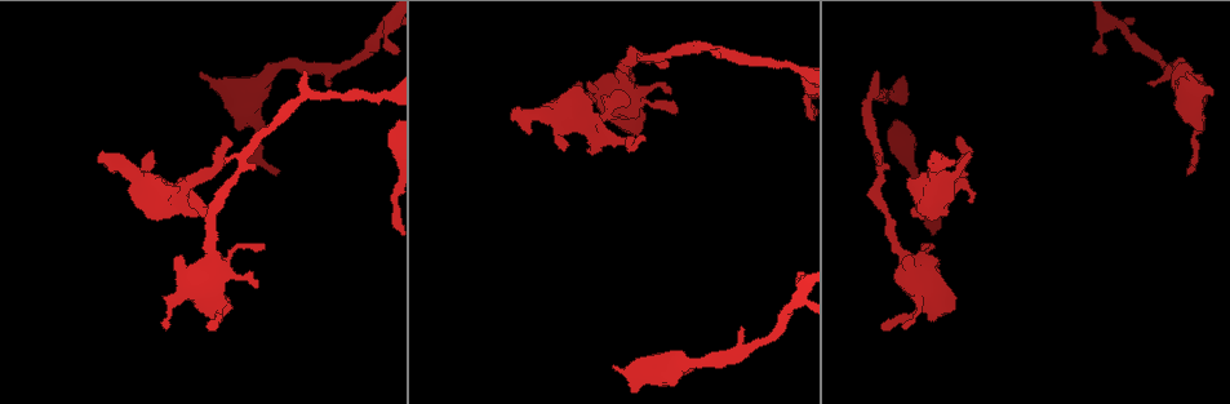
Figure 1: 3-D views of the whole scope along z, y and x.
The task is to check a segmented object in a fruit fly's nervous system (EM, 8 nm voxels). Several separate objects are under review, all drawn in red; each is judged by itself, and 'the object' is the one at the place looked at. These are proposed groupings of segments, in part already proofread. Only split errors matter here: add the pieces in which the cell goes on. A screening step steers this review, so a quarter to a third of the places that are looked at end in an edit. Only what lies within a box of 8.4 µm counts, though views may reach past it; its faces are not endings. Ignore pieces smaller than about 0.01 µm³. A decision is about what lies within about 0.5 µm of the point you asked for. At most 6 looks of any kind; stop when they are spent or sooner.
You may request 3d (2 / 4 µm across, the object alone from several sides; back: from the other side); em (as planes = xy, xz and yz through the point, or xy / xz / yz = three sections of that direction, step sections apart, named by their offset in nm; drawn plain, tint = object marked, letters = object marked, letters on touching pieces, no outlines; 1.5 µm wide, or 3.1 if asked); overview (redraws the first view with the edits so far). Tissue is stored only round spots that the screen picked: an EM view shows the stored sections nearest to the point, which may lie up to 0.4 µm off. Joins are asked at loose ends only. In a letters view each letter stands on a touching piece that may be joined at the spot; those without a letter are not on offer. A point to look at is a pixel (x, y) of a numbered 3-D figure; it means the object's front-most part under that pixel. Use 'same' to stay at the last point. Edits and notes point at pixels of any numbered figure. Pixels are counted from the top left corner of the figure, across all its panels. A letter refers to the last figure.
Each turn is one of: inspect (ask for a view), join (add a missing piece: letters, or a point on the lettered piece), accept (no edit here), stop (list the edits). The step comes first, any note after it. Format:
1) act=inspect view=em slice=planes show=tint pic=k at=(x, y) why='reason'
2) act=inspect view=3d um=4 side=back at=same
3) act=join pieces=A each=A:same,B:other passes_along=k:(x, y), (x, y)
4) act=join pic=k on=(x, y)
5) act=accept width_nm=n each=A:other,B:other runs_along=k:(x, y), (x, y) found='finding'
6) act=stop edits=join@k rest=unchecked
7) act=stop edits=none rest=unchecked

act=inspect view=3d um=4 pic=1 at=(589, 150) why='free end'

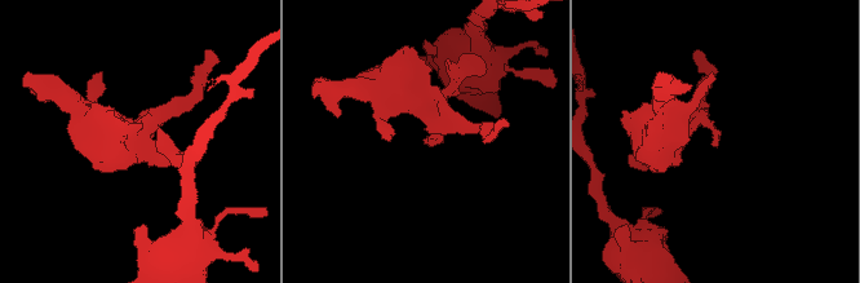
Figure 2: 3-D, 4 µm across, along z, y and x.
act=inspect view=em slice=planes show=letters pic=2 at=(426, 142) why='now the EM'

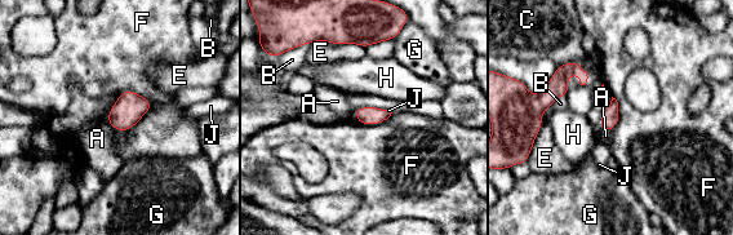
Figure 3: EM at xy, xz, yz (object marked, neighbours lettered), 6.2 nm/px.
act=accept each=A:other,B:other,C:other,E:other,F:other,G:other,H:other,J:other found='none of them fits'

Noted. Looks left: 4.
act=inspect view=3d um=2 pic=1 at=(330, 82) why='tapers out'

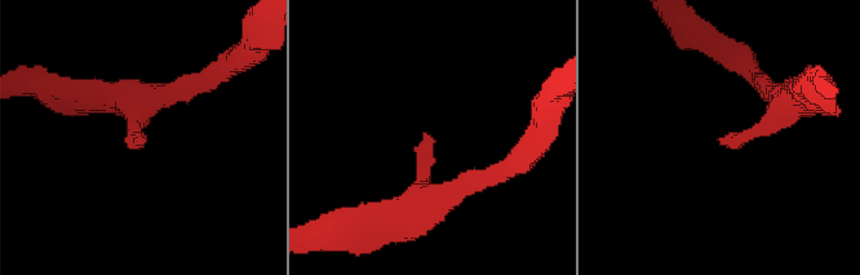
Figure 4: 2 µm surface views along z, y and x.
act=inspect view=em slice=planes show=letters pic=4 at=(136, 144)

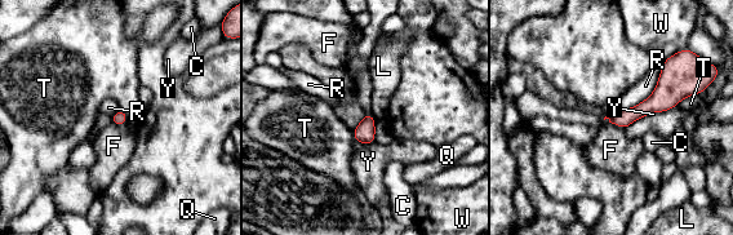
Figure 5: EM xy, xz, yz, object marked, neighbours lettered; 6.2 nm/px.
act=accept each=C:other,F:other,L:other,Q:other,R:other,T:other,W:other,Y:other found='no lettered piece goes on from it'

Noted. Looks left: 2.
act=stop edits=none rest=unchecked

